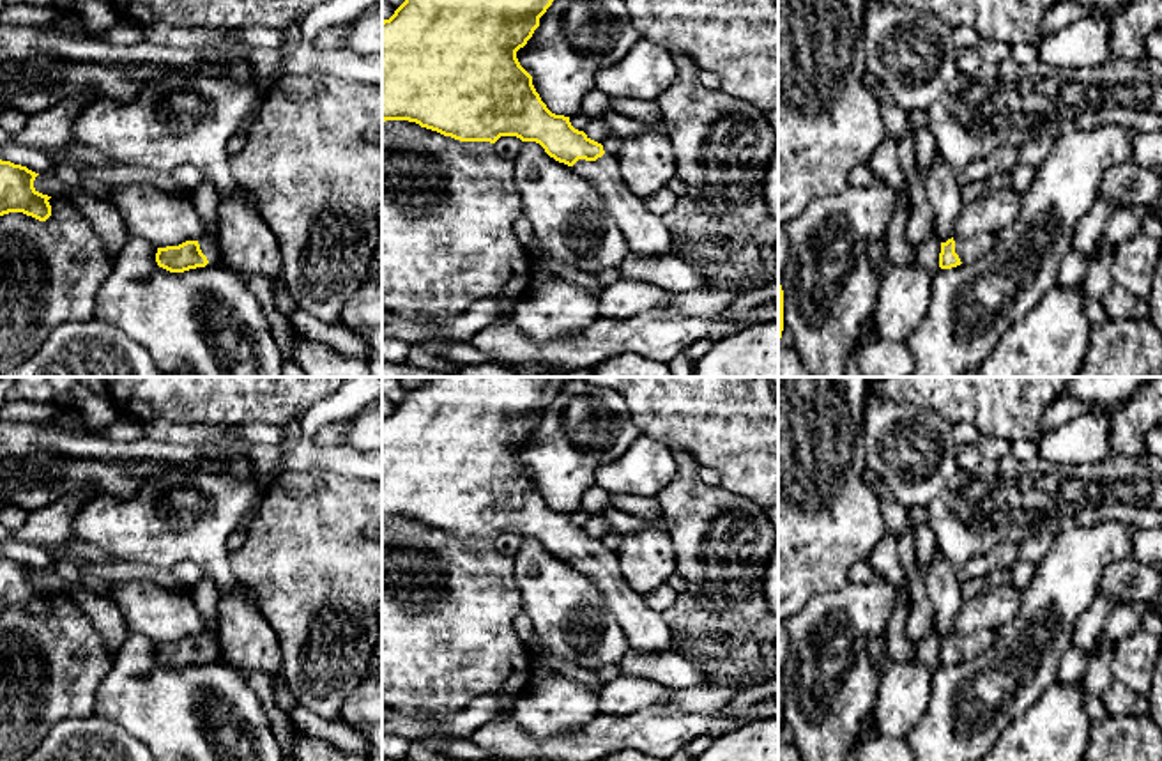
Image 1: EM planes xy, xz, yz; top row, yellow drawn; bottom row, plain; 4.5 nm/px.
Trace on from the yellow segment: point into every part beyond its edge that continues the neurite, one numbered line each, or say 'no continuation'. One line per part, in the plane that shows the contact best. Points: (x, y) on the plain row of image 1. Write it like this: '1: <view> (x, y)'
1: xz (644, 627)

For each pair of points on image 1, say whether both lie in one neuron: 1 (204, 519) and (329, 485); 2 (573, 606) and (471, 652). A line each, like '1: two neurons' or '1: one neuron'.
1: two neurons
2: two neurons

